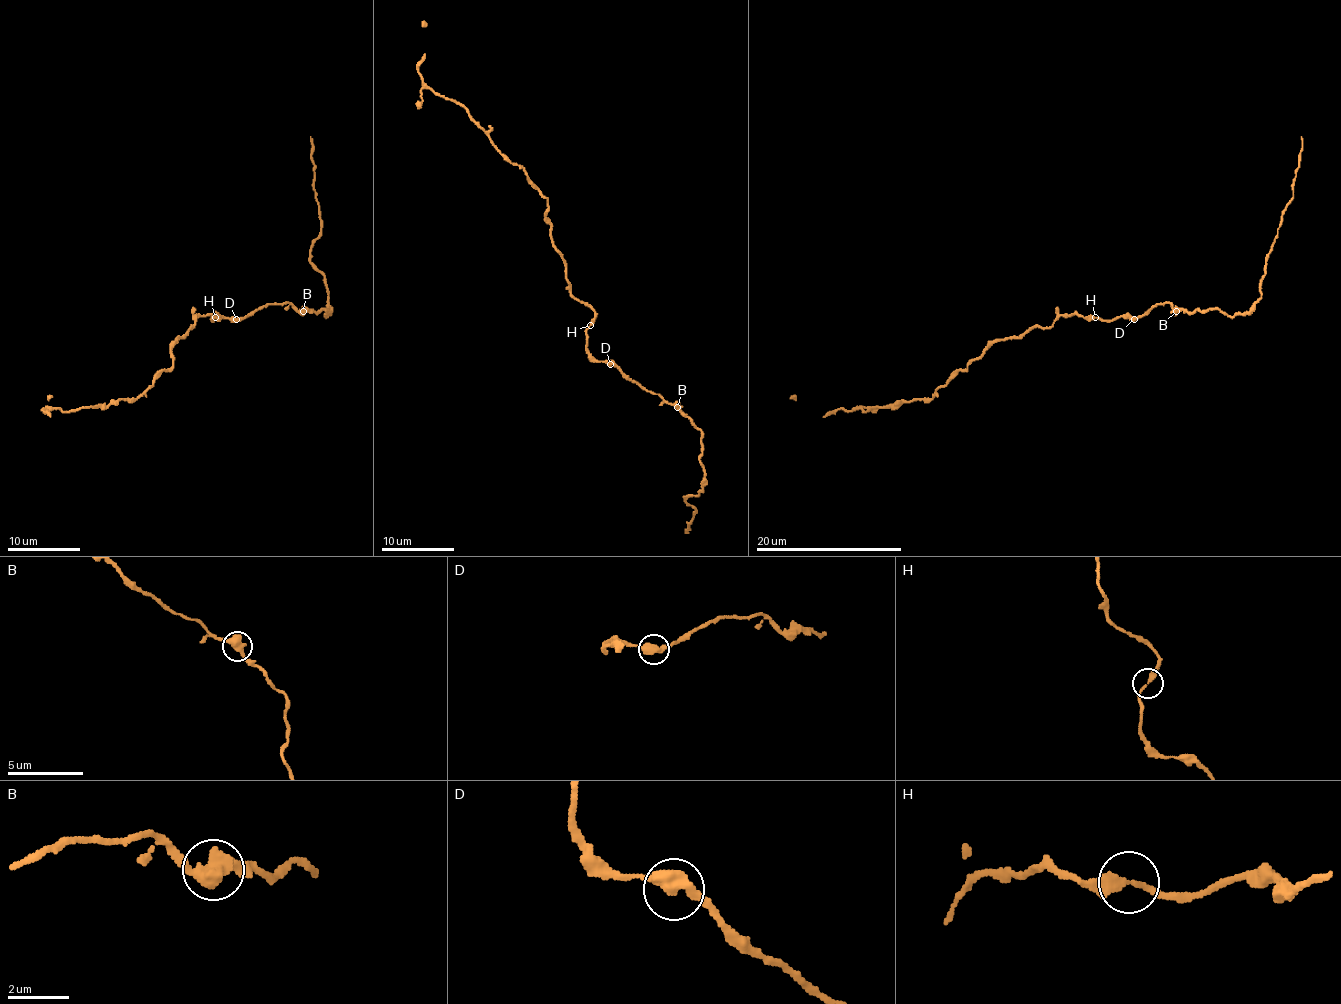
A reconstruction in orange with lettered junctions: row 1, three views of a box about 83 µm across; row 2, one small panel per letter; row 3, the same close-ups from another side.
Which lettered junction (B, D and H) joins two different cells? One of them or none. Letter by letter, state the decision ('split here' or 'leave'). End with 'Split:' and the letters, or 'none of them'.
B: leave
D: leave
H: leave
Split: none of them

